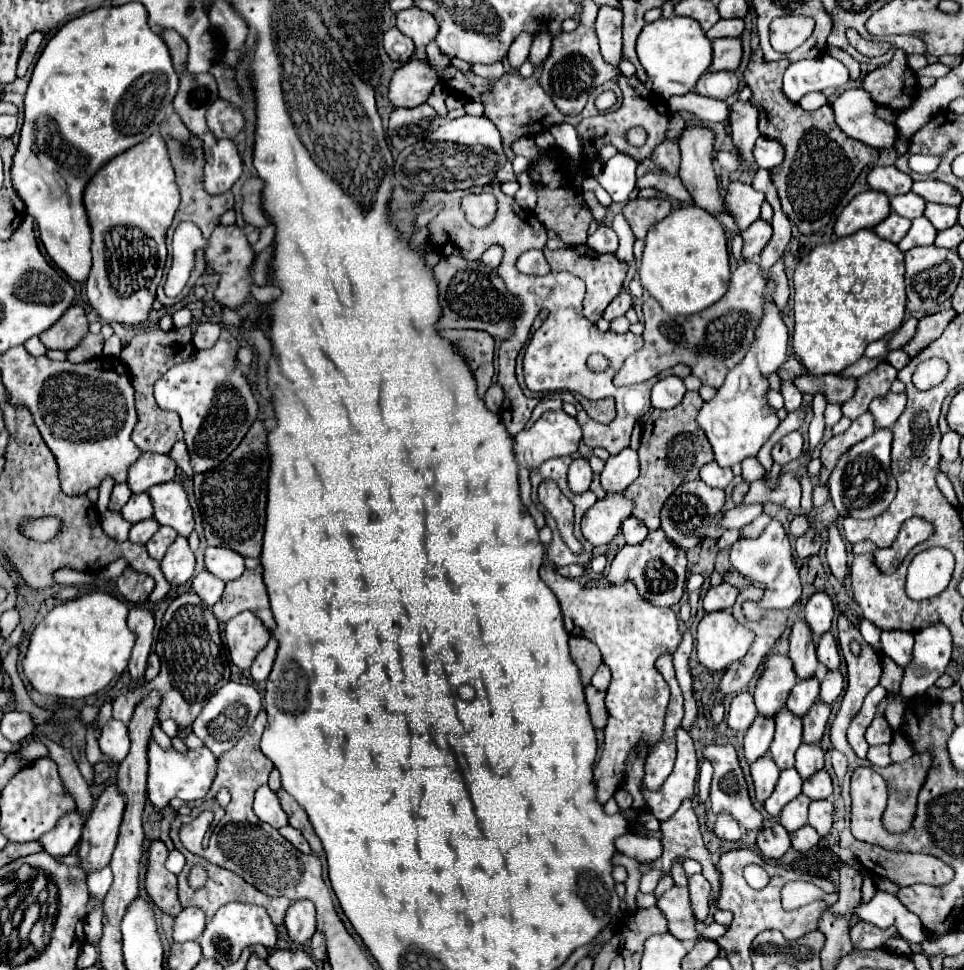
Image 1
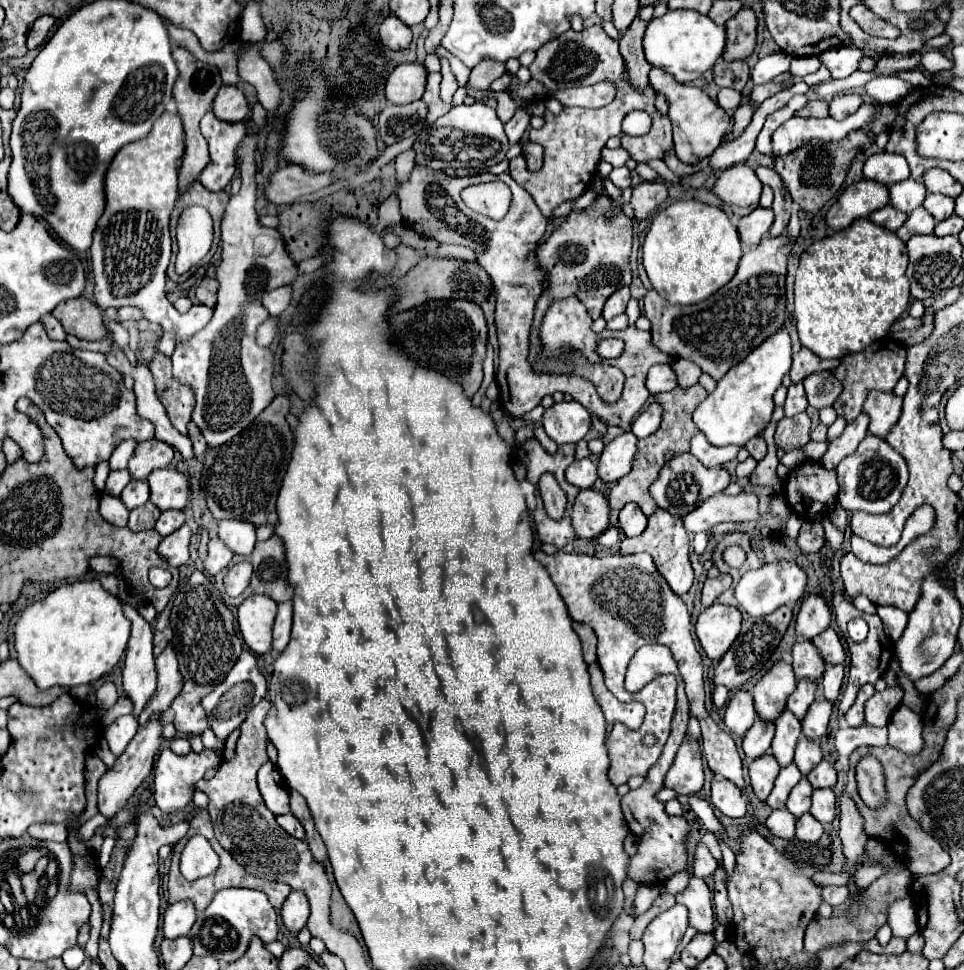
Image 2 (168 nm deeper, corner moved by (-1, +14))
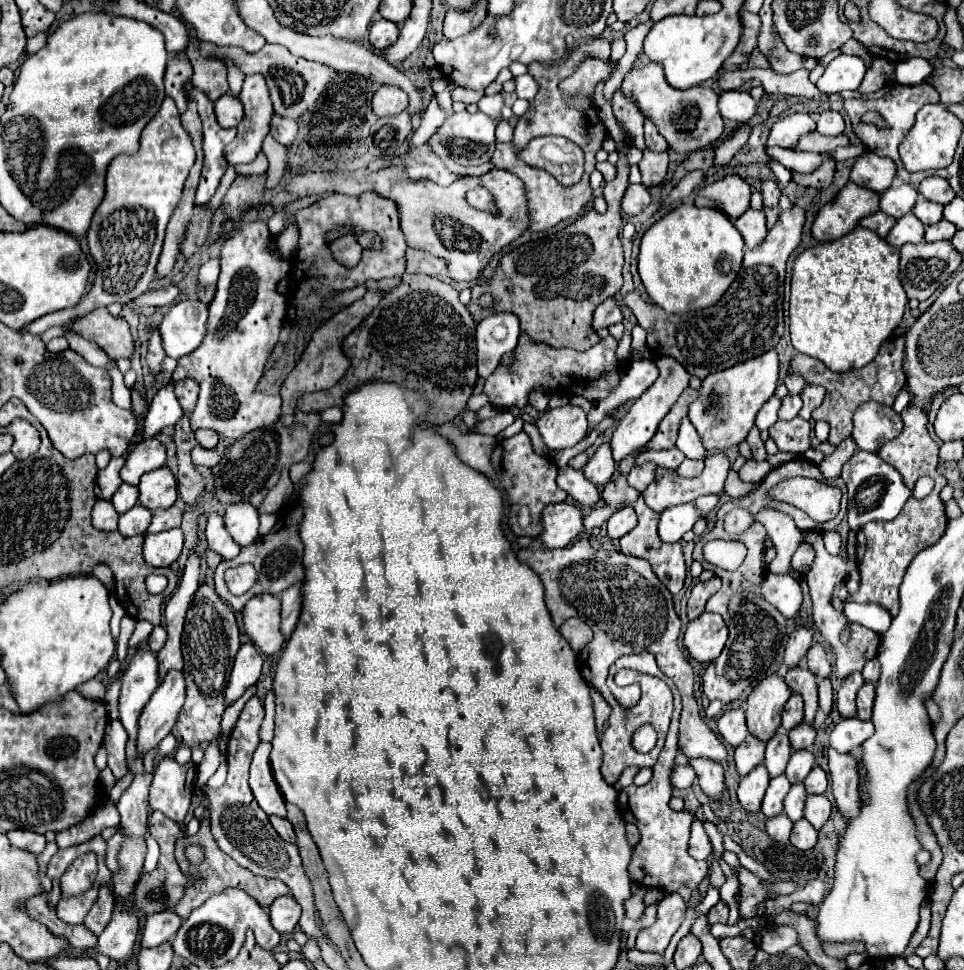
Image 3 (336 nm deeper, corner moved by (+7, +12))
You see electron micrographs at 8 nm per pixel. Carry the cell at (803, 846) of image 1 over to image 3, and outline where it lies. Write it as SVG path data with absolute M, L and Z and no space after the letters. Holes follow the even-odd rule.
M798 820L794 822L794 830L790 836L790 842L798 848L798 850L812 850L816 846L818 840L818 832L812 828L812 824L808 820Z

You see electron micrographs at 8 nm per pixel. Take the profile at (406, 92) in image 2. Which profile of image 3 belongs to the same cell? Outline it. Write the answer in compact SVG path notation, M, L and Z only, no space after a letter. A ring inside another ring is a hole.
M380 86L372 98L372 110L376 116L394 116L408 108L408 96L400 88Z

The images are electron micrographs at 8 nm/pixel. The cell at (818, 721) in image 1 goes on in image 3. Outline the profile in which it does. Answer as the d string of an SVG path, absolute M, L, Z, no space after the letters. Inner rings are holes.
M798 724L796 728L792 728L788 732L788 738L790 738L790 746L792 750L802 750L802 748L810 748L814 744L814 738L816 738L816 730L808 724Z

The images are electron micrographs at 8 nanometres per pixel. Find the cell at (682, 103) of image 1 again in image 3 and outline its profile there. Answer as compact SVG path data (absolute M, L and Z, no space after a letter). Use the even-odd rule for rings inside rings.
M730 90L720 94L720 112L728 120L746 124L758 116L758 104L748 92Z

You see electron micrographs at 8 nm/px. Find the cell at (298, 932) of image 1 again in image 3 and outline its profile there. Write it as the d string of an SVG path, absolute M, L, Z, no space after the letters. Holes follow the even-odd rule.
M290 894L280 896L272 902L270 922L280 934L294 932L294 928L298 926L298 920L300 920L300 906L296 904L296 900Z

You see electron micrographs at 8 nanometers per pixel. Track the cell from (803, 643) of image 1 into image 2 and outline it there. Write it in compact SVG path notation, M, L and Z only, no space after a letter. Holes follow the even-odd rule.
M798 640L792 648L792 654L794 654L792 666L794 666L796 678L812 678L812 680L822 678L826 664L810 640Z

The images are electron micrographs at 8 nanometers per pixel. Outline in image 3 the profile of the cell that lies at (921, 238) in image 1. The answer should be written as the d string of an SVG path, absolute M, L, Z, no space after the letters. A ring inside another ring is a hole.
M908 212L908 216L902 216L900 220L896 220L892 232L886 236L886 242L896 248L900 248L906 242L920 244L922 240L924 240L924 226L912 212Z

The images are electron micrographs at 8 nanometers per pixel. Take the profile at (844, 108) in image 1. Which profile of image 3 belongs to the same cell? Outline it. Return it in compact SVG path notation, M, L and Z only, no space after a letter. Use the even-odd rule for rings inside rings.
M832 110L822 112L818 118L818 132L824 136L840 136L844 132L844 118Z

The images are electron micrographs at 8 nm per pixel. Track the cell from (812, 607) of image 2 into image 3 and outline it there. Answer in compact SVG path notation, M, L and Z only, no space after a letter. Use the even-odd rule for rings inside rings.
M806 626L794 630L788 638L788 644L786 644L786 654L784 654L786 666L796 668L800 664L800 660L806 656L810 644L812 644L812 632Z

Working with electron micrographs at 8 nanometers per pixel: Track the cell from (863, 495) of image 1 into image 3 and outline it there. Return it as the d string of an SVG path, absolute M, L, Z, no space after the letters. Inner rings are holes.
M858 450L848 464L844 466L842 480L848 486L848 526L852 532L858 532L866 522L870 520L892 520L902 510L904 502L912 494L908 488L904 488L904 482L900 480L900 474L880 460L878 454L870 454L864 450Z

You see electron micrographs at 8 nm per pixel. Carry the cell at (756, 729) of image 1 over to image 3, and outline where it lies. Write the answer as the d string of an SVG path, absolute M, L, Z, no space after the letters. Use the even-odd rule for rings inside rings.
M748 736L744 740L744 744L740 744L740 748L734 750L734 764L736 764L736 772L740 776L746 776L752 768L756 768L758 764L764 762L764 748L766 744L756 740L754 736Z

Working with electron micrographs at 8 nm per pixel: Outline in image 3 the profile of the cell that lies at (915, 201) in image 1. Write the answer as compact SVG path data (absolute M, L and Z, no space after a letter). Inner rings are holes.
M898 184L882 194L880 210L898 220L914 208L916 200L918 200L918 190L914 190L910 184Z

